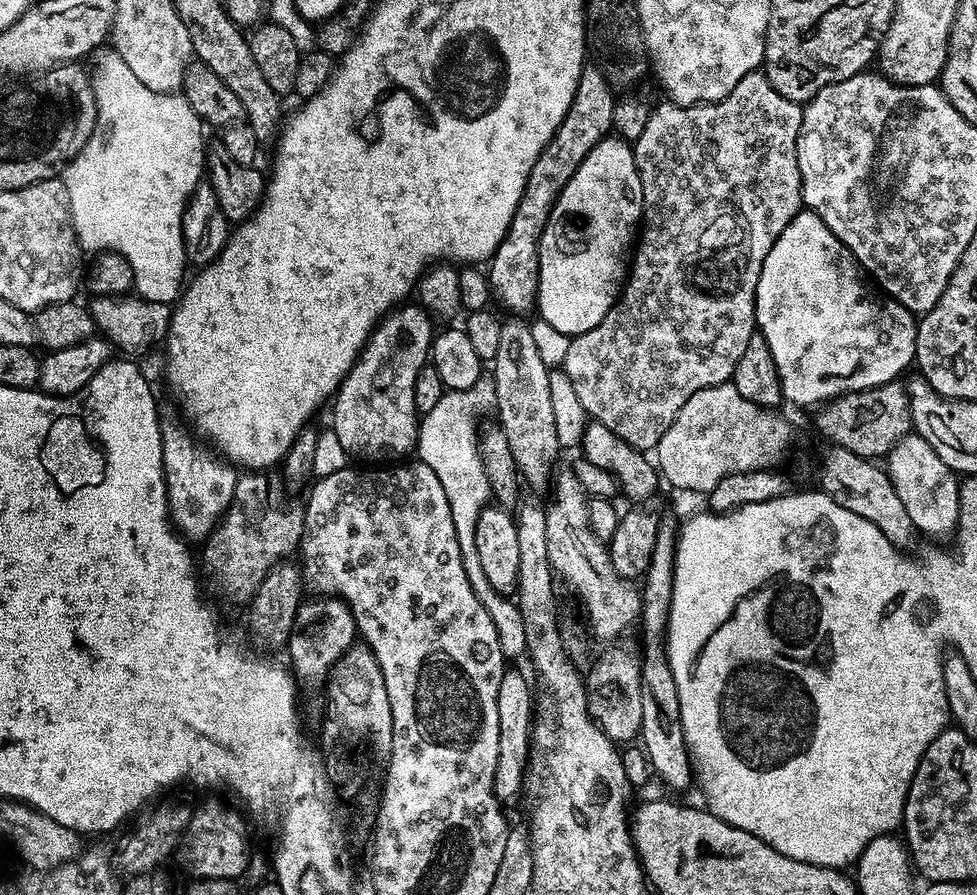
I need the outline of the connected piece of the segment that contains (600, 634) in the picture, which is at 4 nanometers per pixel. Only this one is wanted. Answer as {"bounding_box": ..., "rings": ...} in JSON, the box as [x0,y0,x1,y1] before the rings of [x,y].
{"bounding_box":[546,470,641,642],"rings":[[[571,470],[557,471],[550,484],[552,501],[546,504],[546,554],[553,573],[568,583],[580,599],[588,628],[600,640],[616,642],[627,628],[637,627],[640,619],[641,589],[618,574],[610,562],[608,545],[590,528],[589,497],[584,495],[578,478]]]}

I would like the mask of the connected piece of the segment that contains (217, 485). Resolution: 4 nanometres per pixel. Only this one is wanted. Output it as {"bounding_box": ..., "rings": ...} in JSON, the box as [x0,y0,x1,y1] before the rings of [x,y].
{"bounding_box":[160,419,238,542],"rings":[[[165,419],[160,425],[164,481],[168,487],[168,515],[177,533],[185,541],[203,542],[212,535],[230,506],[238,472],[233,465],[217,455],[207,443],[197,439],[179,419],[177,420]]]}

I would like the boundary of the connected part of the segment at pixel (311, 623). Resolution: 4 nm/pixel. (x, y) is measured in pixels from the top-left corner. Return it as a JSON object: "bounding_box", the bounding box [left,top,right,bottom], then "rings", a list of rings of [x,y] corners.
{"bounding_box":[286,594,358,689],"rings":[[[331,594],[312,599],[316,600],[305,599],[300,609],[296,611],[292,633],[289,634],[286,645],[289,660],[287,663],[301,689],[323,689],[328,679],[328,672],[338,663],[342,654],[358,636],[356,619],[352,617],[352,611],[343,600]]]}

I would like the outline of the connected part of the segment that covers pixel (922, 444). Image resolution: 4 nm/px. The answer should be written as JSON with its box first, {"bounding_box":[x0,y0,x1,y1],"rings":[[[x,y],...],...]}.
{"bounding_box":[886,434,960,537],"rings":[[[909,434],[892,448],[886,457],[886,475],[891,480],[910,522],[914,522],[917,533],[928,536],[951,537],[960,519],[960,486],[957,473],[938,456],[934,446],[926,438]]]}

